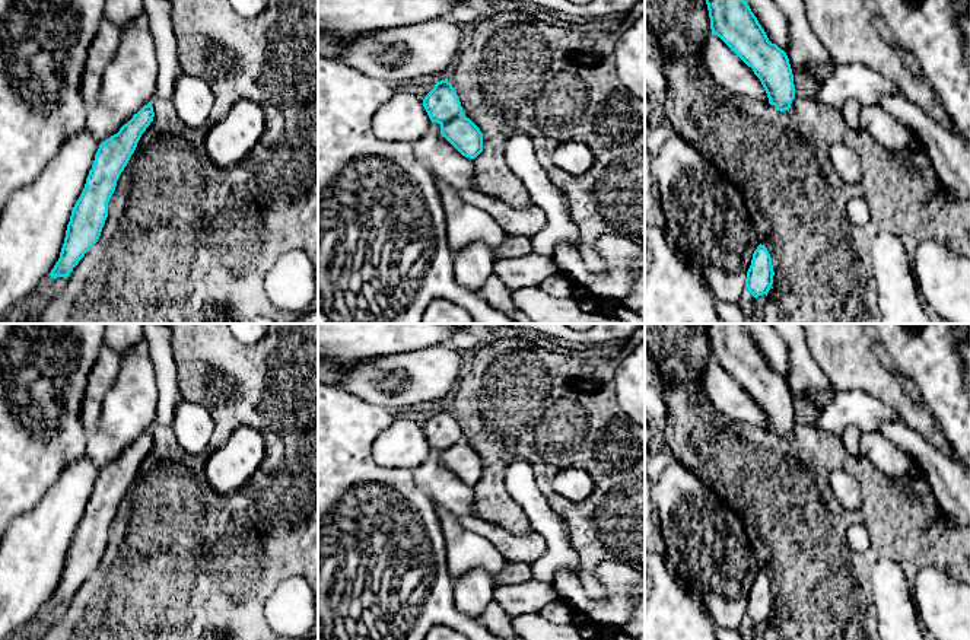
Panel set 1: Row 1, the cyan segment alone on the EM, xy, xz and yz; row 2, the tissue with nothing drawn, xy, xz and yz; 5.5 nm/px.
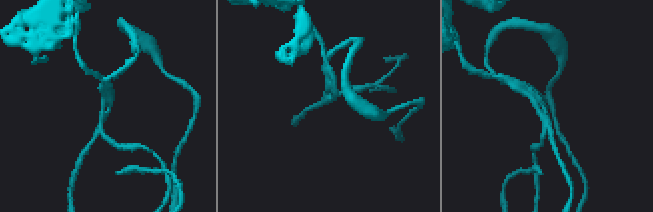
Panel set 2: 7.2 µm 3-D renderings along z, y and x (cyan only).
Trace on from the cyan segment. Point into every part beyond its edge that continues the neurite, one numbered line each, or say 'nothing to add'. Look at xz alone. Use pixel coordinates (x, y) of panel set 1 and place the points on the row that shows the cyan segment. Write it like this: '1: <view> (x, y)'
nothing to add

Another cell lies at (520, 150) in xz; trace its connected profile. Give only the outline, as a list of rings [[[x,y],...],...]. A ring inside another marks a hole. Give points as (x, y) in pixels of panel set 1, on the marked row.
[[[513,133],[506,140],[505,156],[512,172],[525,185],[532,203],[547,216],[546,226],[531,236],[534,252],[553,257],[560,242],[579,248],[579,233],[569,213],[569,198],[547,176],[532,140]]]

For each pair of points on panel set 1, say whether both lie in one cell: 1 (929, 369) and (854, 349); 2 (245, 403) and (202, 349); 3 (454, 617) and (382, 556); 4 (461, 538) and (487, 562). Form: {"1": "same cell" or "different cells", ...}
{"1": "different cells", "2": "same cell", "3": "same cell", "4": "same cell"}

